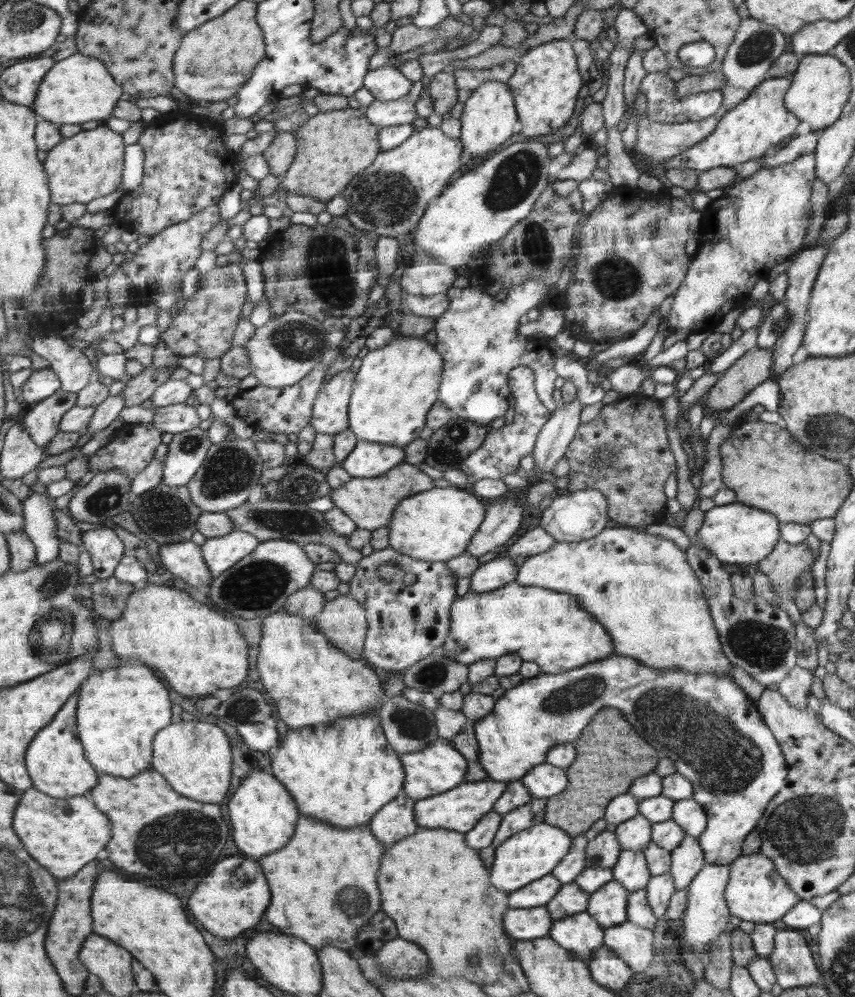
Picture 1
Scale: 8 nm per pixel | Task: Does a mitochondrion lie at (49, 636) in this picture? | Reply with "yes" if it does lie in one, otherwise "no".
yes

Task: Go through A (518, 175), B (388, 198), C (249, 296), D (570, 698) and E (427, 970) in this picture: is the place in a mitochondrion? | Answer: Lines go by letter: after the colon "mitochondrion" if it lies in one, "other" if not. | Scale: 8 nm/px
A: mitochondrion
B: mitochondrion
C: other
D: mitochondrion
E: other

